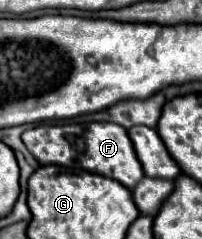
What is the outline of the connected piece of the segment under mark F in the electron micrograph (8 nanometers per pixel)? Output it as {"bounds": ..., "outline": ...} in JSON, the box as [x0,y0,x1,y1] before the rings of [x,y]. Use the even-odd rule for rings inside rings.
{"bounds":[23,123,143,189],"outline":[[[65,123],[65,125],[37,125],[23,133],[23,143],[29,153],[39,161],[39,165],[61,165],[61,167],[81,167],[89,173],[97,173],[119,181],[127,189],[133,189],[141,177],[143,169],[133,151],[127,129],[117,123]]]}

